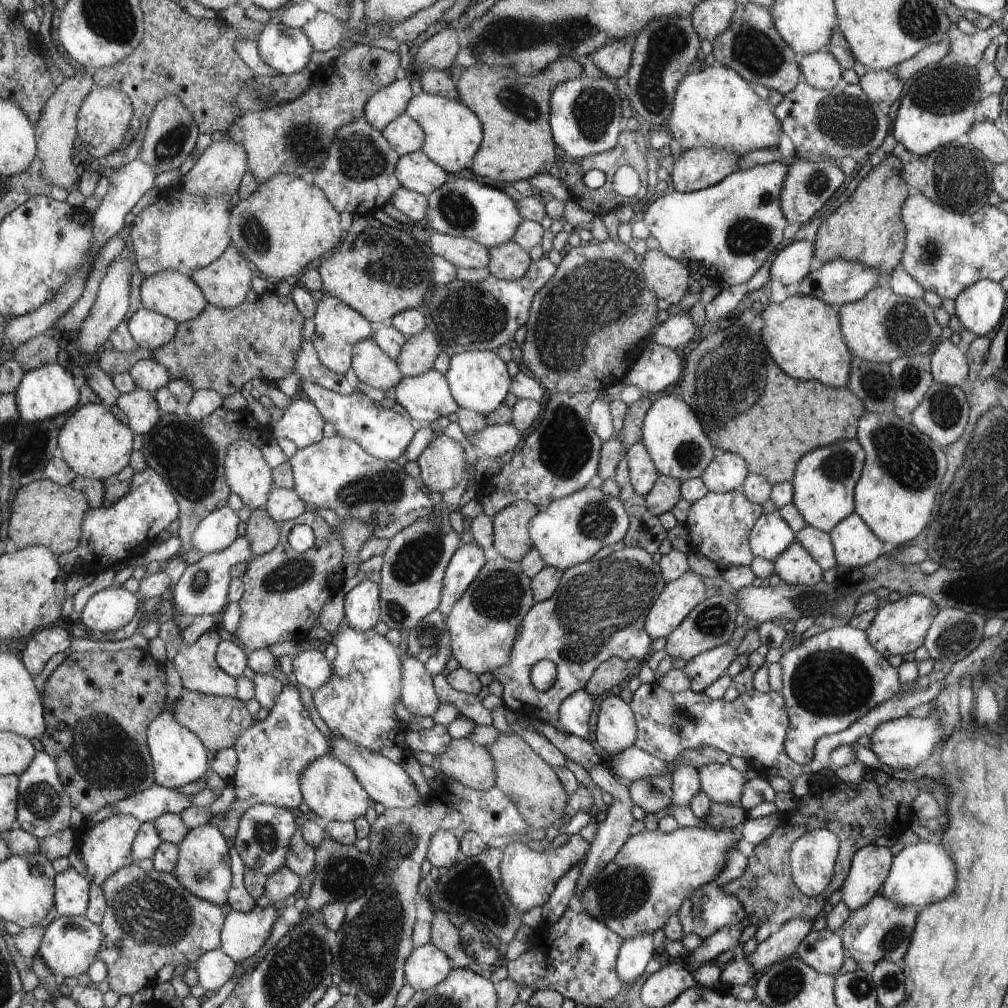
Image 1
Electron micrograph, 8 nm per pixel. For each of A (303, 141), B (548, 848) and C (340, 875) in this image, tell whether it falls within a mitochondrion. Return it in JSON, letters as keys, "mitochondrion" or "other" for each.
{"A":"mitochondrion","B":"other","C":"mitochondrion"}

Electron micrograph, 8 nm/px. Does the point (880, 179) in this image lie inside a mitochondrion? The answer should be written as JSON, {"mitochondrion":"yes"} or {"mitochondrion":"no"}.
{"mitochondrion":"no"}

